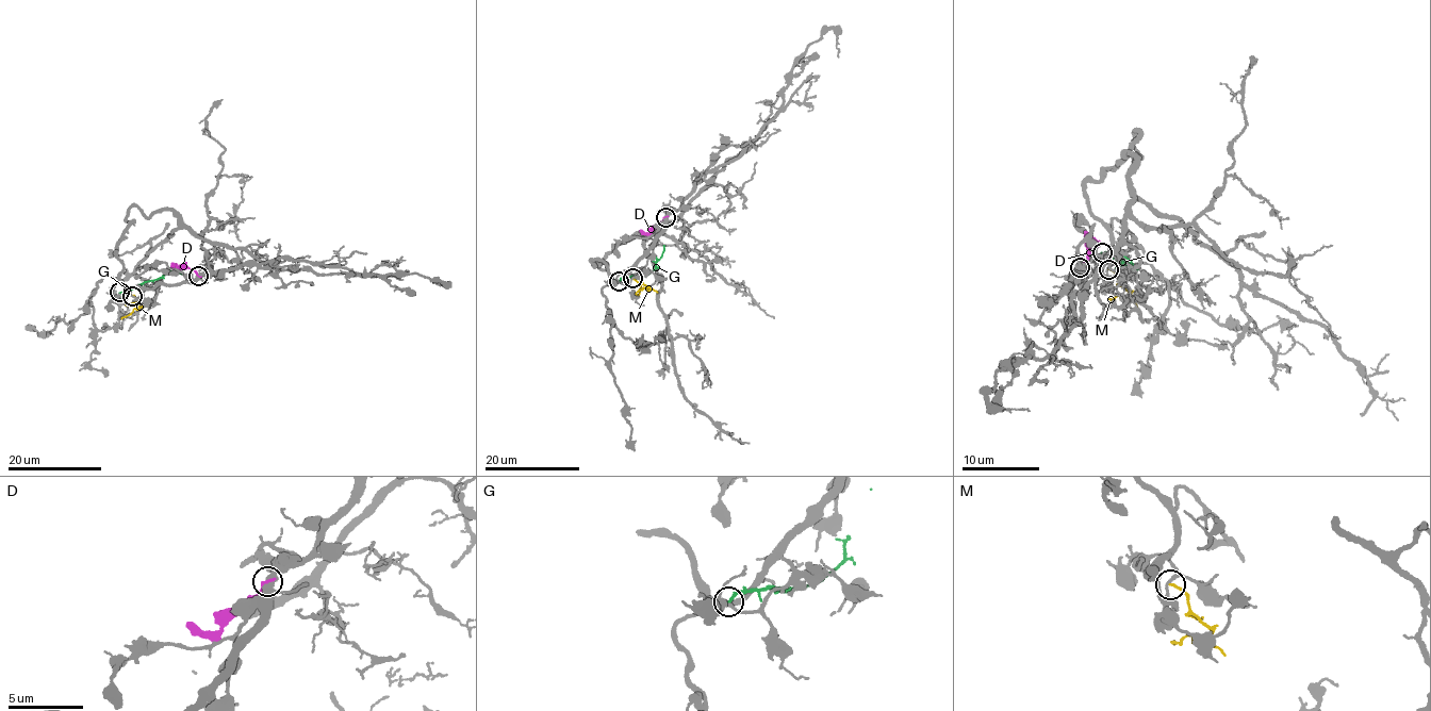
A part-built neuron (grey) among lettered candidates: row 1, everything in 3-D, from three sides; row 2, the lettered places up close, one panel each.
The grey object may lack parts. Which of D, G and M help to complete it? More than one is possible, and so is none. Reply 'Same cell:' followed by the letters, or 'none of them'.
Same cell: none of them

